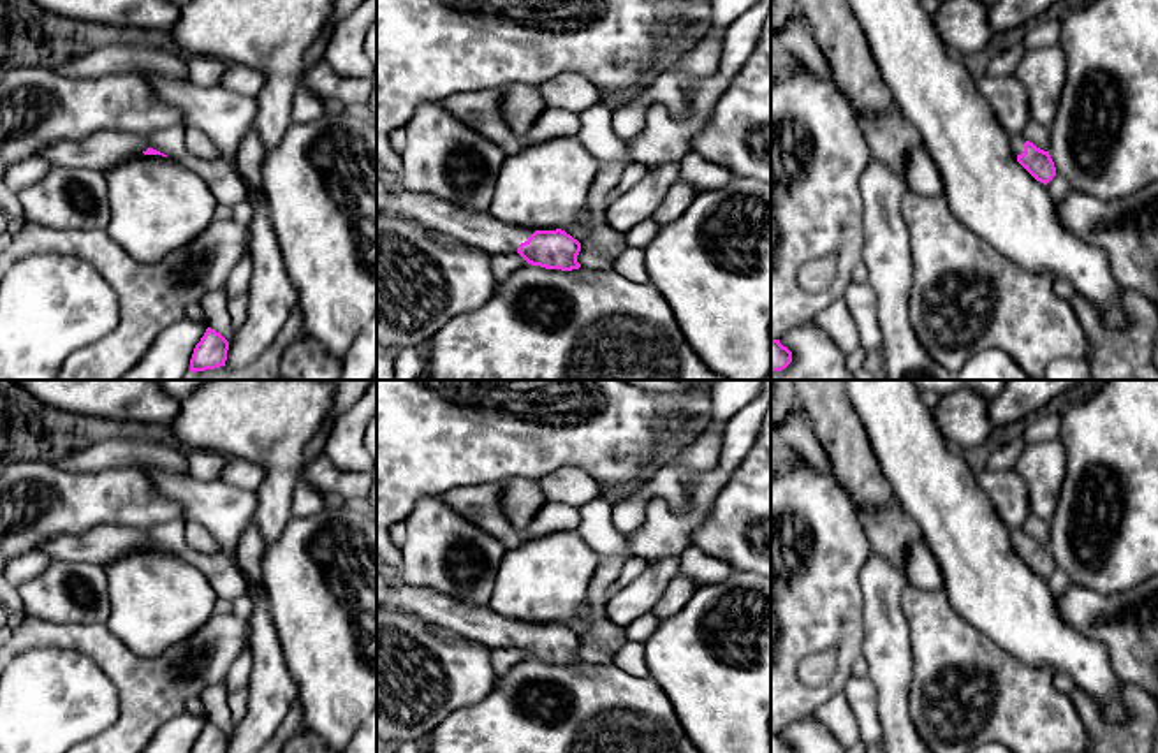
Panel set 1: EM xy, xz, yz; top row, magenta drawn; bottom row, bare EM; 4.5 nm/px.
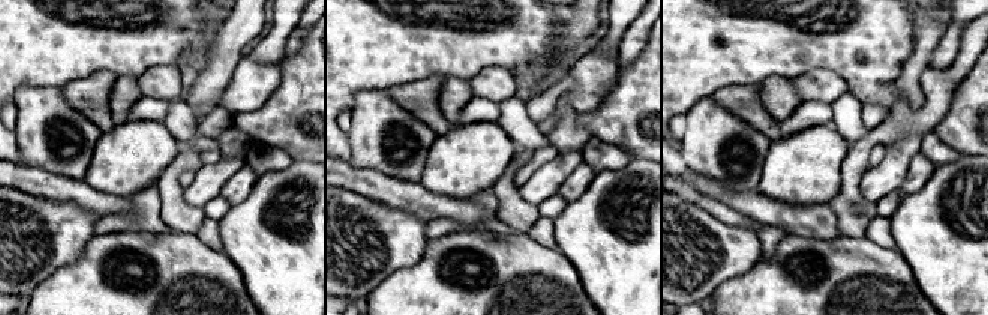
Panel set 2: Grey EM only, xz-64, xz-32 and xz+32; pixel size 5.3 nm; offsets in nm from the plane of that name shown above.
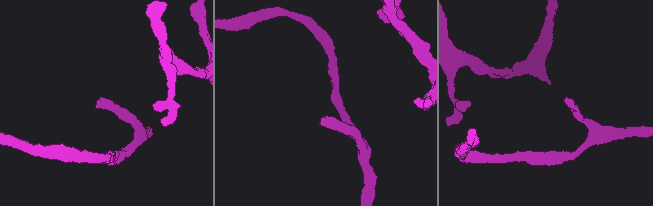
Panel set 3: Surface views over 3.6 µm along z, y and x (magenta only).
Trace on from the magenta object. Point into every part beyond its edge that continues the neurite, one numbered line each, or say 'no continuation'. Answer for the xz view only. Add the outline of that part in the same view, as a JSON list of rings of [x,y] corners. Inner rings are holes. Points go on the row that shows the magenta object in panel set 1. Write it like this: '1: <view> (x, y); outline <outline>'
1: xz (483, 231); outline [[[377,179],[377,211],[394,211],[414,218],[428,229],[449,234],[493,255],[517,253],[521,243],[535,232],[503,223],[489,211],[468,211],[433,195],[407,188],[391,188]]]

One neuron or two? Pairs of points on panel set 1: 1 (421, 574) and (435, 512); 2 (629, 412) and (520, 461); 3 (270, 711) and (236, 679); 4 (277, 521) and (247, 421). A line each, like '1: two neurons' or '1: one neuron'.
1: one neuron
2: one neuron
3: two neurons
4: one neuron

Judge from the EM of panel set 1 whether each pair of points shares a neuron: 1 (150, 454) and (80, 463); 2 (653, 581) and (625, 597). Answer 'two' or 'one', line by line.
1: one
2: one

